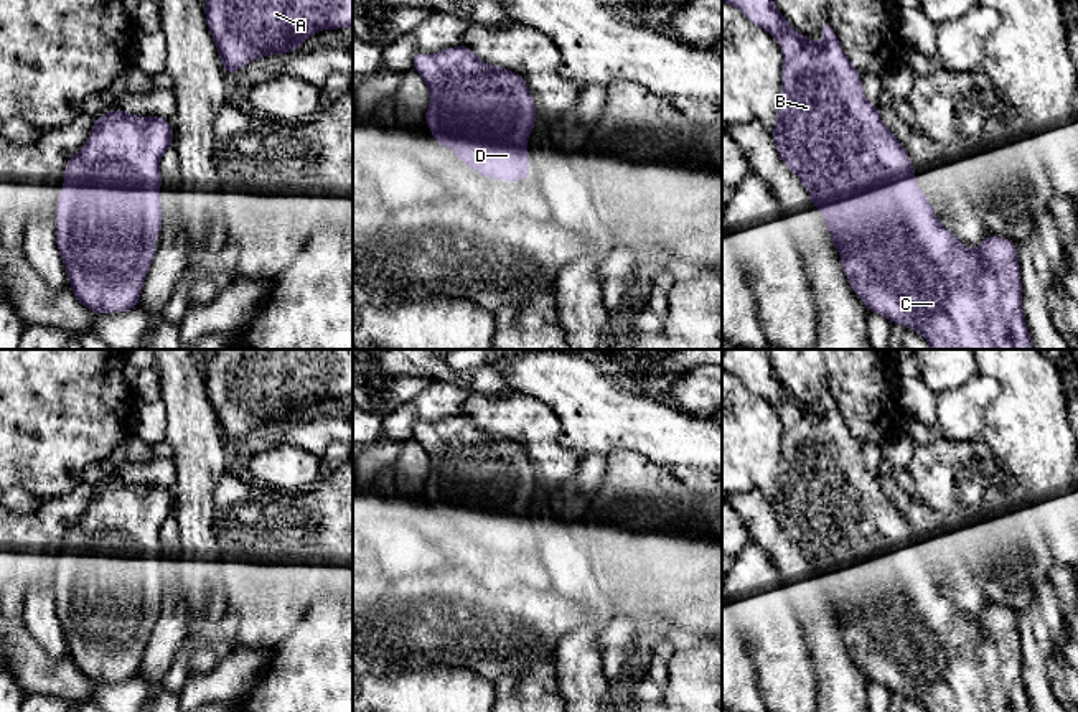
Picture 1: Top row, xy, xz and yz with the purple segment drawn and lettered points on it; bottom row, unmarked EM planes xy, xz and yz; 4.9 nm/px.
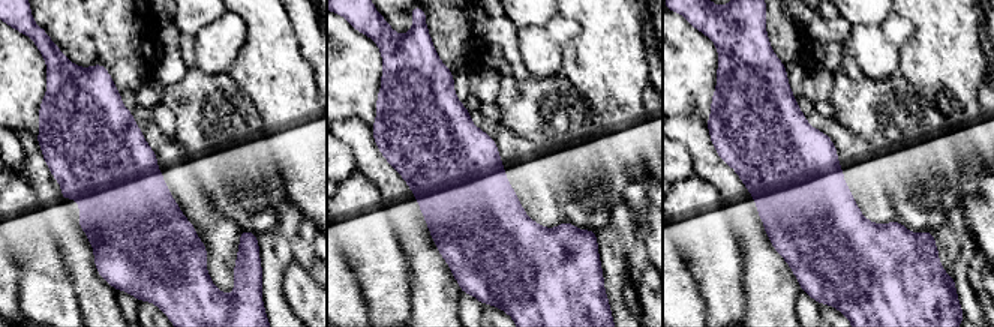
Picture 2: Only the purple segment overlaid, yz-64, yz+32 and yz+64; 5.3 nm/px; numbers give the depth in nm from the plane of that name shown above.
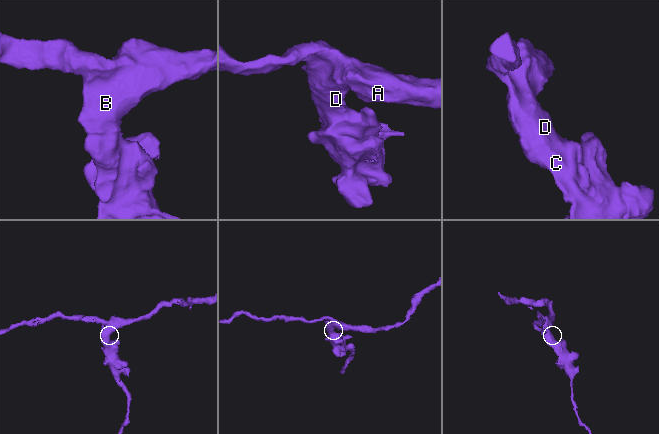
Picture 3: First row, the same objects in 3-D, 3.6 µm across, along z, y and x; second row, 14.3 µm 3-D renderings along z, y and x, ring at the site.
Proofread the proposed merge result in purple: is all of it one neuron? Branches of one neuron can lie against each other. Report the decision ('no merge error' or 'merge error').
no merge error

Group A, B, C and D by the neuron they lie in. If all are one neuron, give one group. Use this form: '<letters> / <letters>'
A B C D

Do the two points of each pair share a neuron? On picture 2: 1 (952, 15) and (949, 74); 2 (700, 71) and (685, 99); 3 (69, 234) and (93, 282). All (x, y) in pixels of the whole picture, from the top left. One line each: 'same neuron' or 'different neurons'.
1: same neuron
2: same neuron
3: same neuron

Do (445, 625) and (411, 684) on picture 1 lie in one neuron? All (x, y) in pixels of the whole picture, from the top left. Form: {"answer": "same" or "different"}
{"answer": "different"}

